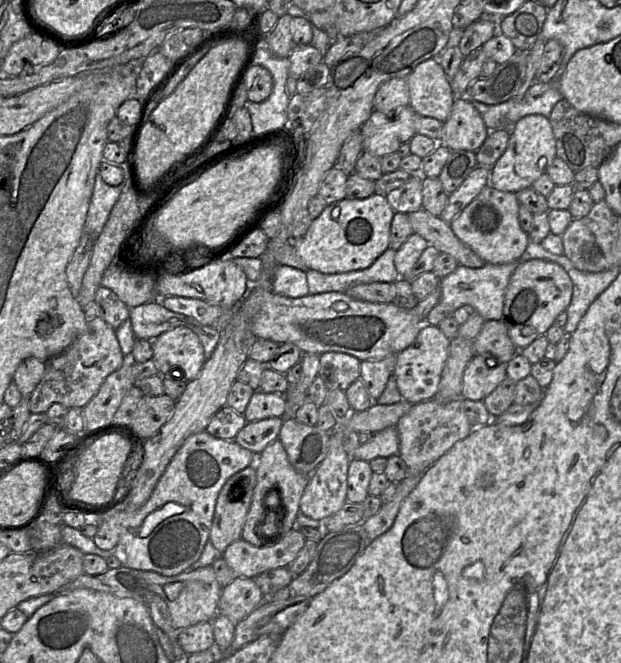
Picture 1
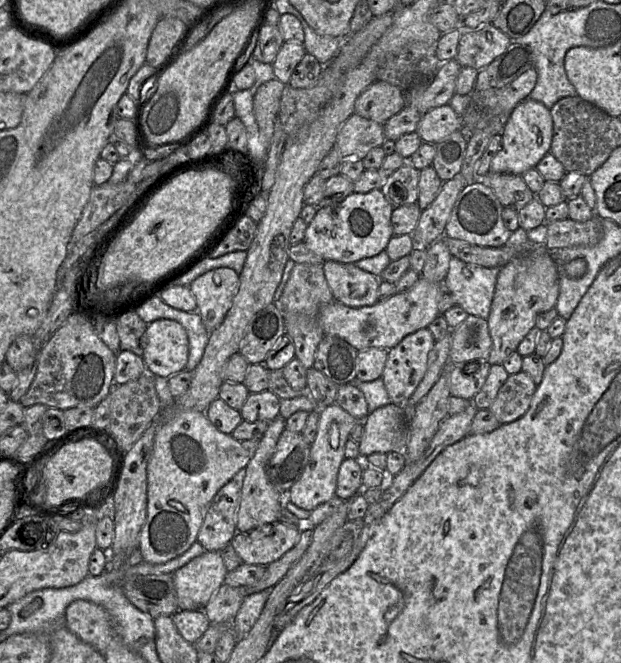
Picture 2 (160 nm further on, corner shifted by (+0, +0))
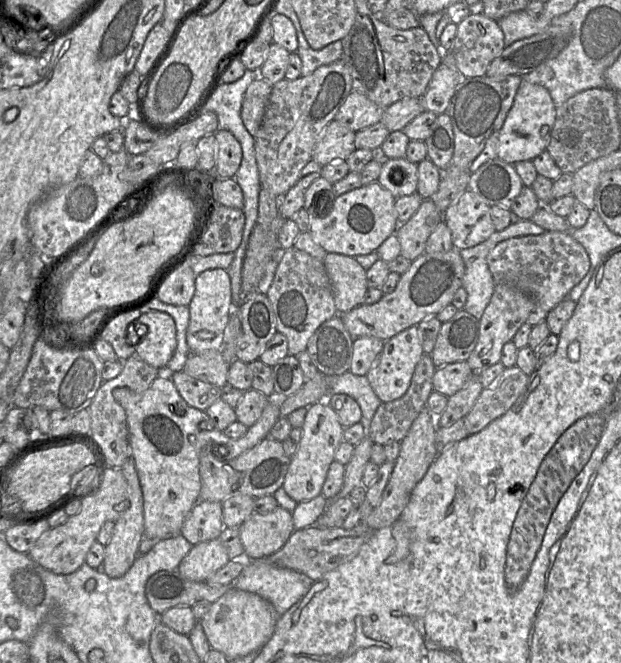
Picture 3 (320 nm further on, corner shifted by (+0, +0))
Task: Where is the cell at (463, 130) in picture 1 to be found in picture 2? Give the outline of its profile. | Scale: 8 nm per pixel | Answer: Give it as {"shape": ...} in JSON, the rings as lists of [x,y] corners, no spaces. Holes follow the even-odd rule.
{"shape":[[[446,104],[422,114],[415,132],[423,142],[436,144],[457,130],[464,130],[464,117]]]}

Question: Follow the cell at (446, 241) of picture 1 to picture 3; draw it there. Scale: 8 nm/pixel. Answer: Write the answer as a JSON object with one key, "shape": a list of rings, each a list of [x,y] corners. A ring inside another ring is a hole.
{"shape":[[[545,231],[540,235],[519,236],[499,242],[489,252],[487,264],[495,284],[508,285],[528,294],[536,301],[537,306],[549,312],[584,278],[590,268],[590,258],[570,232]]]}

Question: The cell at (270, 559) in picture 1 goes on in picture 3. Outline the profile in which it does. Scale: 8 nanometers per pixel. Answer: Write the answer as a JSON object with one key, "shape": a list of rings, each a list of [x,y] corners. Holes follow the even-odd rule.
{"shape":[[[280,506],[267,514],[251,514],[239,527],[244,557],[267,558],[280,550],[294,531],[292,513]]]}

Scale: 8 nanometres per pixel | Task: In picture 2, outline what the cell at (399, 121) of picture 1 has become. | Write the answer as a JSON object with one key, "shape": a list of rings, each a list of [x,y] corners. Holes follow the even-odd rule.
{"shape":[[[354,113],[340,129],[333,150],[343,159],[362,160],[372,148],[381,147],[386,140],[383,124]]]}

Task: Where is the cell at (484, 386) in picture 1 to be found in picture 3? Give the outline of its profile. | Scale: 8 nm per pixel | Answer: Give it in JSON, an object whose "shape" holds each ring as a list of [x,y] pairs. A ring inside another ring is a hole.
{"shape":[[[466,361],[443,365],[435,371],[434,390],[449,397],[462,389],[474,373]]]}

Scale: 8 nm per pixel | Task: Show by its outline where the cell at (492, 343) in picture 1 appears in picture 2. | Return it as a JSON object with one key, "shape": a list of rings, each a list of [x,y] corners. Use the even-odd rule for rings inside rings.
{"shape":[[[468,314],[462,323],[452,328],[451,336],[449,363],[456,365],[476,358],[487,361],[492,340],[486,319]]]}

